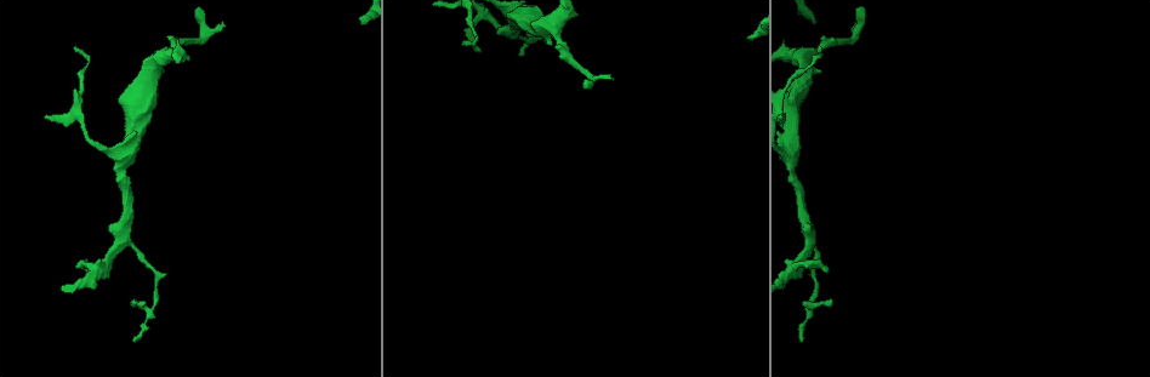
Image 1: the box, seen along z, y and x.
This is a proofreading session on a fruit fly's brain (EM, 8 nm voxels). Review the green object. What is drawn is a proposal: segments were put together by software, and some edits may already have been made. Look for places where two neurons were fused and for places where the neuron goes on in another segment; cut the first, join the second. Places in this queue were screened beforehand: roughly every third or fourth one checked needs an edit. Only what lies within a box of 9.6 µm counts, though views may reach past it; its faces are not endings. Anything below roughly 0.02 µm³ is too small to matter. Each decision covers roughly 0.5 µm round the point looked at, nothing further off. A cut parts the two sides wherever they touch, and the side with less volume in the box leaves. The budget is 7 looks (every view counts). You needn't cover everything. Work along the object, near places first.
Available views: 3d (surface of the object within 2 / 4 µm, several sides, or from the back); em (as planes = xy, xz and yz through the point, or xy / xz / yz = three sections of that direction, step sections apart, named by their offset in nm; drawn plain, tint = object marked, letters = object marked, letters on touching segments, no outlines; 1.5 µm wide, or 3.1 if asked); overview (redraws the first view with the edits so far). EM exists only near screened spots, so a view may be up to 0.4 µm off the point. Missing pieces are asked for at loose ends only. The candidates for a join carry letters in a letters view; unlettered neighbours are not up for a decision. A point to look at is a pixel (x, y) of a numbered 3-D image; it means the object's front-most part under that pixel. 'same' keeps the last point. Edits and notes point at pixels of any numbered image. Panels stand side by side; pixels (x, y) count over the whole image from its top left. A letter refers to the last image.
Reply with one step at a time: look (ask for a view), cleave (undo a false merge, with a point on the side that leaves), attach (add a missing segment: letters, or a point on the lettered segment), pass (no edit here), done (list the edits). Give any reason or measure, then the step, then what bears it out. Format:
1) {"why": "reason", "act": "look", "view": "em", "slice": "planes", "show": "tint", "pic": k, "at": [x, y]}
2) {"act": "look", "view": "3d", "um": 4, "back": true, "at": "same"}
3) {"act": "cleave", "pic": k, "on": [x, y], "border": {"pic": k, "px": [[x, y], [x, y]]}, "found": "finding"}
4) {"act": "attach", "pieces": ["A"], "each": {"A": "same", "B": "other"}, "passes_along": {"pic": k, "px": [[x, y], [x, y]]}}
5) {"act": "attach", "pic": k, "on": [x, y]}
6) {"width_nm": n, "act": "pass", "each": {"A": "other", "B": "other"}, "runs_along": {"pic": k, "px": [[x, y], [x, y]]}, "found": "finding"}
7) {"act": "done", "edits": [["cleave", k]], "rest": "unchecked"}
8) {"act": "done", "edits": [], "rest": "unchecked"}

{"act": "look", "view": "3d", "um": 2, "pic": 1, "at": [854, 24]}

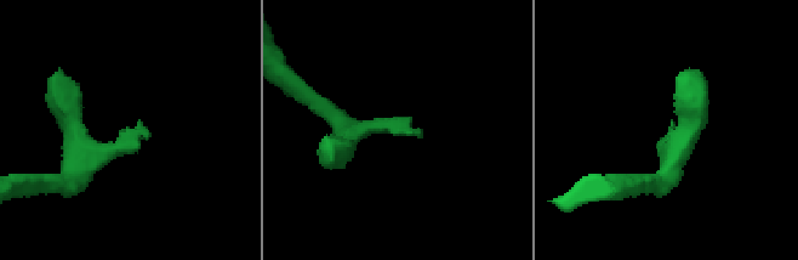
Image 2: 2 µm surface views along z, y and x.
{"why": "need the tissue", "act": "look", "view": "em", "slice": "planes", "show": "tint", "pic": 2, "at": [150, 135]}

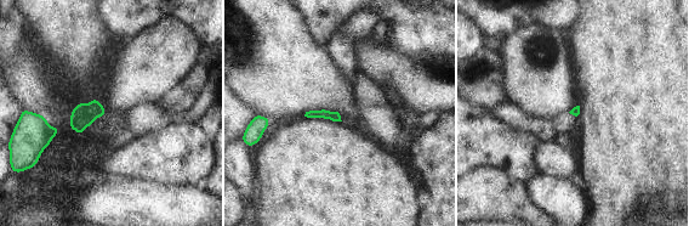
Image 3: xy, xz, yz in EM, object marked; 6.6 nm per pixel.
{"why": "what lies round it", "act": "look", "view": "em", "slice": "planes", "show": "letters", "at": "same"}

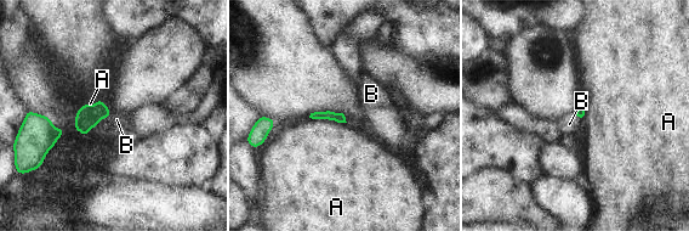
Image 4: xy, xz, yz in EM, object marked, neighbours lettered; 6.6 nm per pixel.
{"longest_contact_nm": ["A", 140], "act": "attach", "pic": 4, "on": [115, 119], "each": {"A": "other", "B": "same"}, "found": "the neuron continues"}

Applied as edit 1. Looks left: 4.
{"why": "redraw", "act": "look", "view": "overview"}

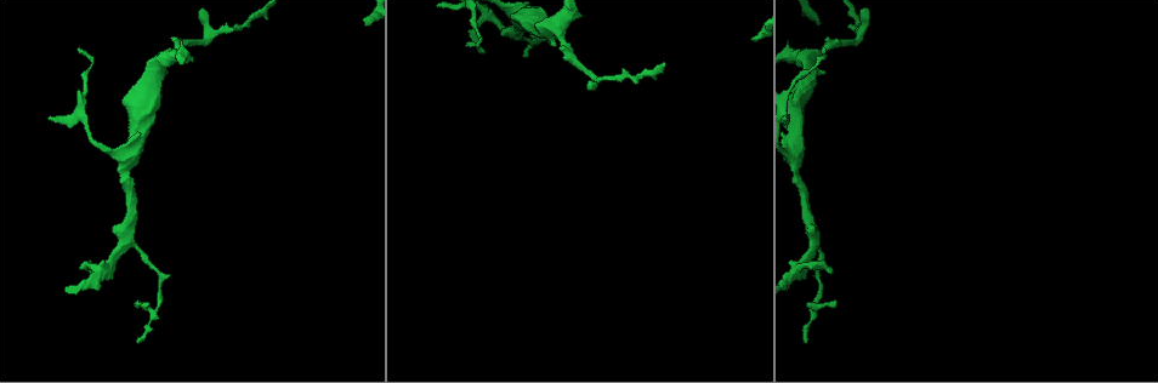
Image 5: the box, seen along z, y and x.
{"why": "an open end", "act": "look", "view": "em", "slice": "xz", "step": 8, "show": "tint", "pic": 5, "at": [832, 272]}

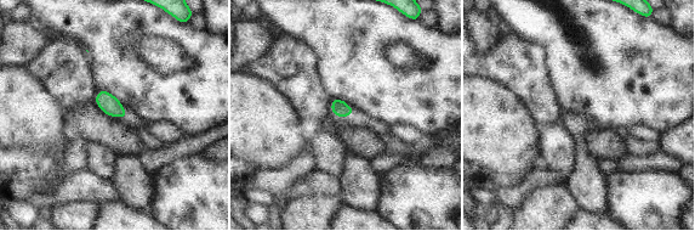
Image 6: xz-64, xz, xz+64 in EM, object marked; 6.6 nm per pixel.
{"why": "another direction", "act": "look", "view": "em", "slice": "planes", "show": "letters", "at": "same"}

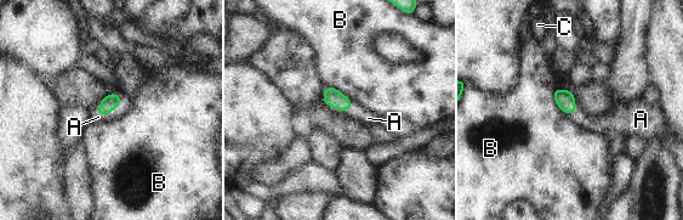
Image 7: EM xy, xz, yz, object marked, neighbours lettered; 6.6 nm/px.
{"width_nm": 110, "act": "attach", "pic": 7, "on": [98, 117], "each": {"A": "same", "B": "other", "C": "other"}, "passes_along": {"pic": 7, "px": [[108, 103], [109, 112], [98, 117]]}, "found": "it goes on there"}

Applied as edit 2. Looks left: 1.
{"act": "done", "edits": [["attach", 4], ["attach", 7]], "rest": "unchecked"}

